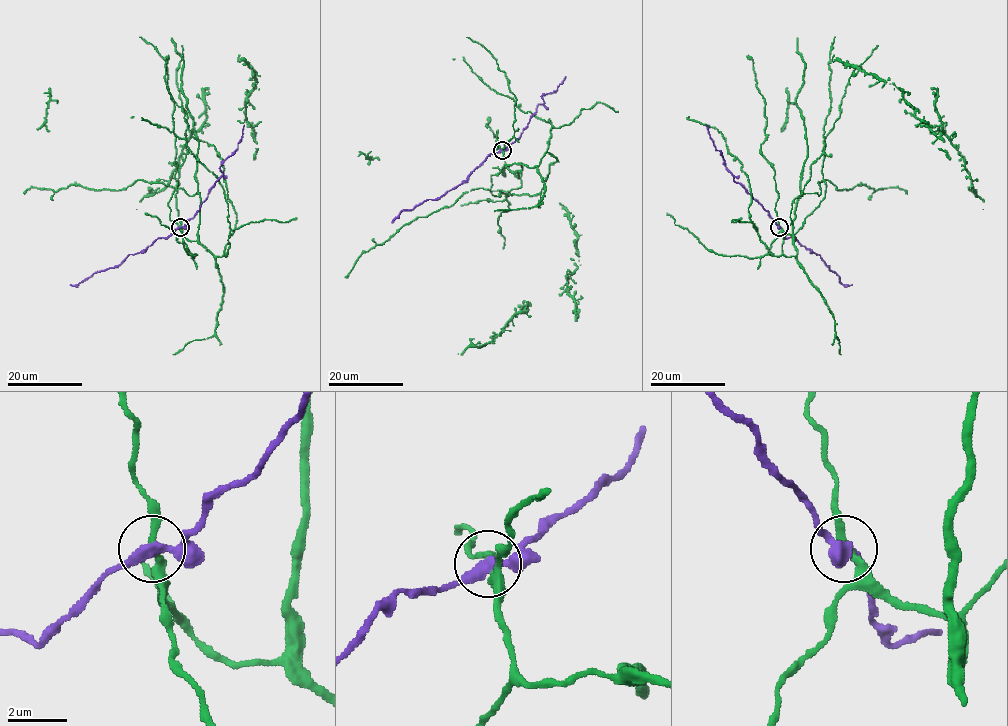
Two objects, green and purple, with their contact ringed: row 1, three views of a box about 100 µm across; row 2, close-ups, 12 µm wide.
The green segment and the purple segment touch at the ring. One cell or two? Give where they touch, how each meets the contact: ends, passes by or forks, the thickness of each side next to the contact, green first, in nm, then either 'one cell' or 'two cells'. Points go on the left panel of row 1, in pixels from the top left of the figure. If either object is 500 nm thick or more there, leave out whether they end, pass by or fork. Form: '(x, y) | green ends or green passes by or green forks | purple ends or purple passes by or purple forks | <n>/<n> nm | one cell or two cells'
(180, 227) | green passes by | purple passes by | 220/340 nm | two cells

